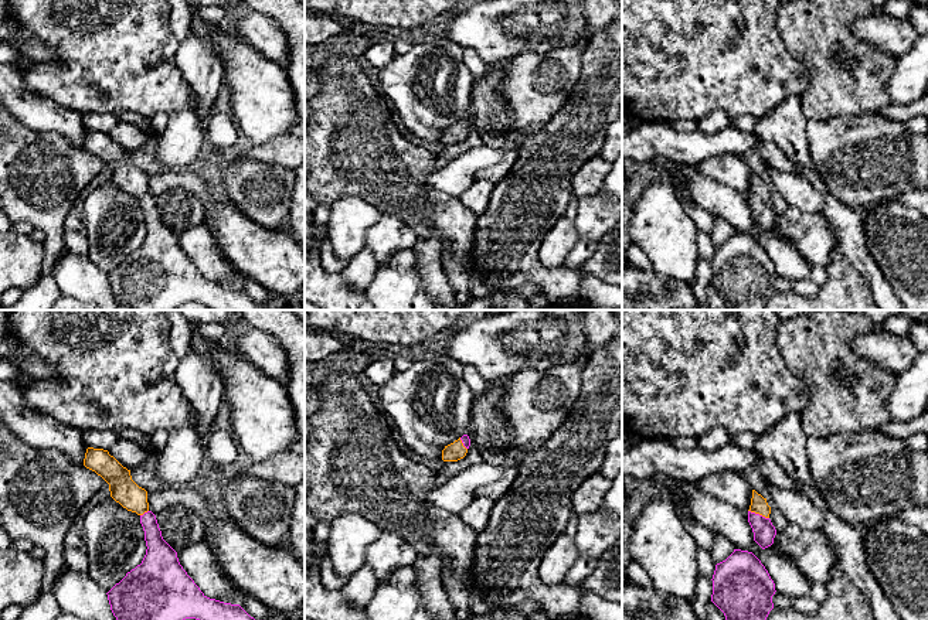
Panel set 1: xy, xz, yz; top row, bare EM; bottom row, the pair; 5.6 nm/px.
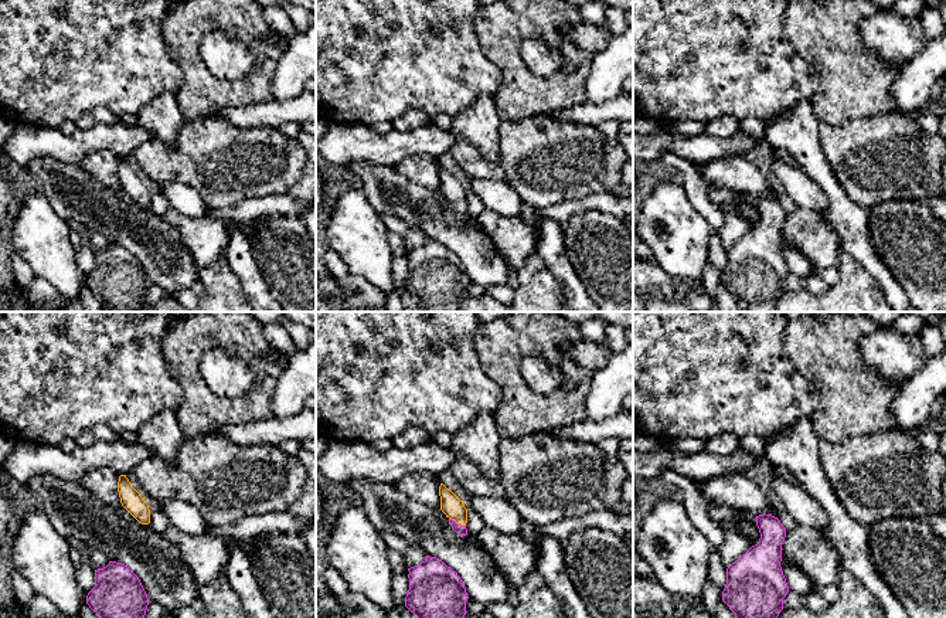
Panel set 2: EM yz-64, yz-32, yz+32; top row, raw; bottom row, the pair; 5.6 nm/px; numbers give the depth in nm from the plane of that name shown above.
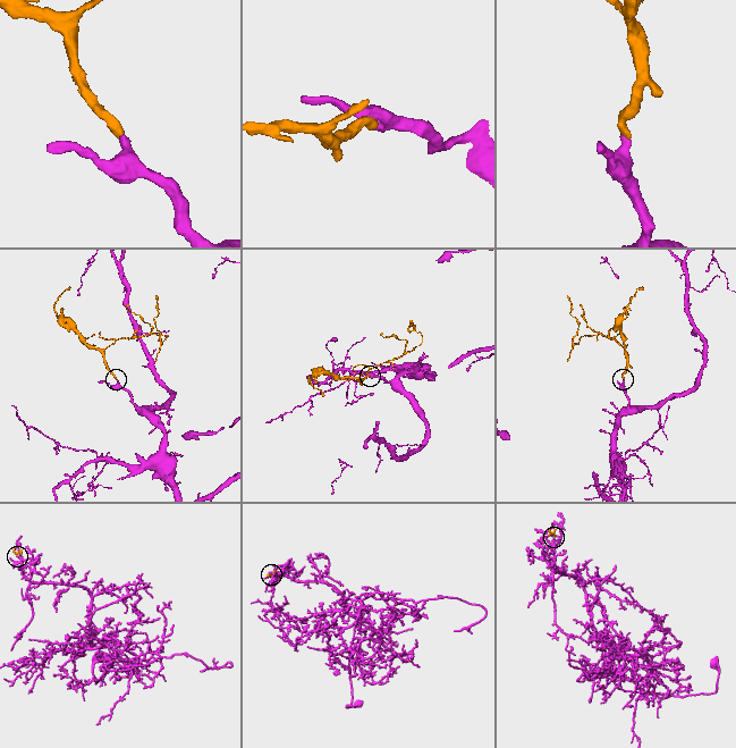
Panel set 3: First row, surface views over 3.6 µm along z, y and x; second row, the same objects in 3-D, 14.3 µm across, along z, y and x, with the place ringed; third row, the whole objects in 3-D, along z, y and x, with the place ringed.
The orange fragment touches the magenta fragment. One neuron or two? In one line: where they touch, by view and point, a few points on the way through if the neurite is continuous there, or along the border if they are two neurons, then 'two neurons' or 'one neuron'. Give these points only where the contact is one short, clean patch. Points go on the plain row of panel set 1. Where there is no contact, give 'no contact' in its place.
meets orange in yz at (758, 196); runs through yz (758, 187), (758, 196), (764, 215); one neuron

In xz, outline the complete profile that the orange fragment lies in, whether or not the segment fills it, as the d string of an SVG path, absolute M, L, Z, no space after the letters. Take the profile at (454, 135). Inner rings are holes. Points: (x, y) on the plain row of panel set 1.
M463 117L453 126L445 129L442 133L442 143L443 144L458 144L463 142L468 136L468 132L470 129L470 122L468 117Z

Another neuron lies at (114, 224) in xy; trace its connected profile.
M112 180L89 193L84 201L82 232L89 260L106 276L146 238L140 198L128 194Z

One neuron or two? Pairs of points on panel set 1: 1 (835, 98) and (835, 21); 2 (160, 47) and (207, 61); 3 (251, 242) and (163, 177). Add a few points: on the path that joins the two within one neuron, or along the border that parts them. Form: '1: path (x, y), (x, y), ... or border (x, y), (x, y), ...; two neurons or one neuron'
1: path (828, 79), (825, 74), (825, 40); one neuron
2: border (177, 43), (176, 65), (187, 82); two neurons
3: path (228, 220), (191, 181), (186, 180); one neuron

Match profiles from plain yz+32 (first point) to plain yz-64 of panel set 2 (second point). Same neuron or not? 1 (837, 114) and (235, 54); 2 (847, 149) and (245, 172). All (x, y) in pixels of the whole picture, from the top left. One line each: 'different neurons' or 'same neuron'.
1: different neurons
2: same neuron

